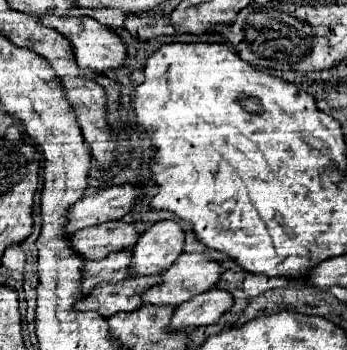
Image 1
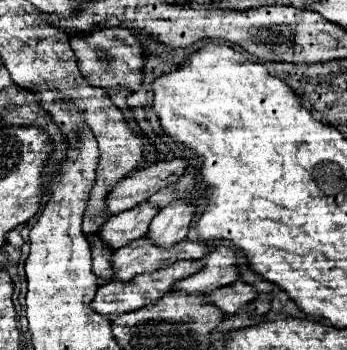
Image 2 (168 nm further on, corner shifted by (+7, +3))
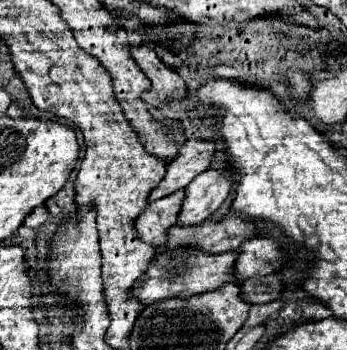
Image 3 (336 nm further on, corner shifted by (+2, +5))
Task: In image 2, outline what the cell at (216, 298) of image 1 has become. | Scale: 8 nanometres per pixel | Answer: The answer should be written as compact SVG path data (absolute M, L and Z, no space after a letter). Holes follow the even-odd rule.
M236 281L228 287L212 291L212 295L208 295L206 299L210 303L214 303L216 307L220 307L226 315L234 315L242 305L254 301L256 297L258 297L258 291L252 285L248 285L244 281Z

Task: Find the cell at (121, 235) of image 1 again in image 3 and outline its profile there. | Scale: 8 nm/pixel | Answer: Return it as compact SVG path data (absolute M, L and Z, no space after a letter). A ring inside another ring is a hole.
M181 189L181 191L175 191L167 197L163 197L163 199L149 203L145 207L145 211L135 221L137 237L141 241L155 245L155 247L161 247L165 243L167 229L171 225L175 225L175 221L177 221L177 213L181 209L183 197L185 197L185 193Z

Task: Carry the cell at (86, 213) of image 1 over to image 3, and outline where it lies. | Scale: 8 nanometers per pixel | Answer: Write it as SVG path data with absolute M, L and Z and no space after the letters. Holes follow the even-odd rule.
M189 139L179 149L179 155L167 163L167 173L163 181L149 193L149 201L157 201L165 195L175 193L177 189L187 187L199 173L207 171L213 153L215 153L213 141Z

